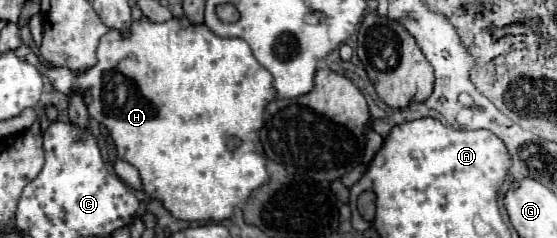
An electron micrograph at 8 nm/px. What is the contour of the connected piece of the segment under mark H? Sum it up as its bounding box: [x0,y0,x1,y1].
[16,16,276,222]

